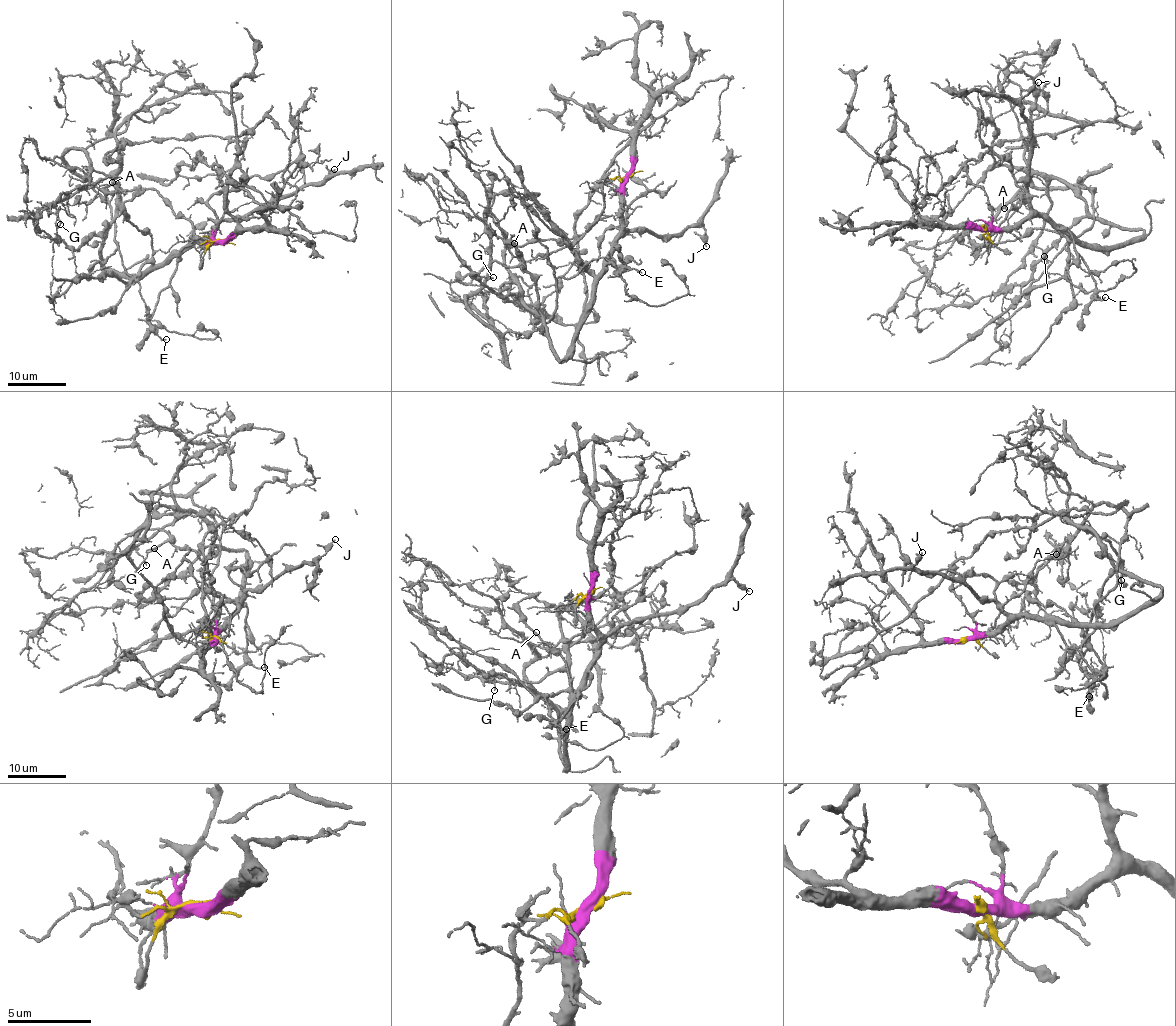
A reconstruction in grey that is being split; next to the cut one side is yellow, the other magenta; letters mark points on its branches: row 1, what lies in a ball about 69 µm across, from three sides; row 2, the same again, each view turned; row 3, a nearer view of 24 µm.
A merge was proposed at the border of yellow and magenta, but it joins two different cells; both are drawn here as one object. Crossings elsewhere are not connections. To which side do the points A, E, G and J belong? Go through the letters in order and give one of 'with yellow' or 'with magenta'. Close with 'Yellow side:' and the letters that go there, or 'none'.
A: with yellow
E: with magenta
G: with magenta
J: with magenta
Yellow side: A

